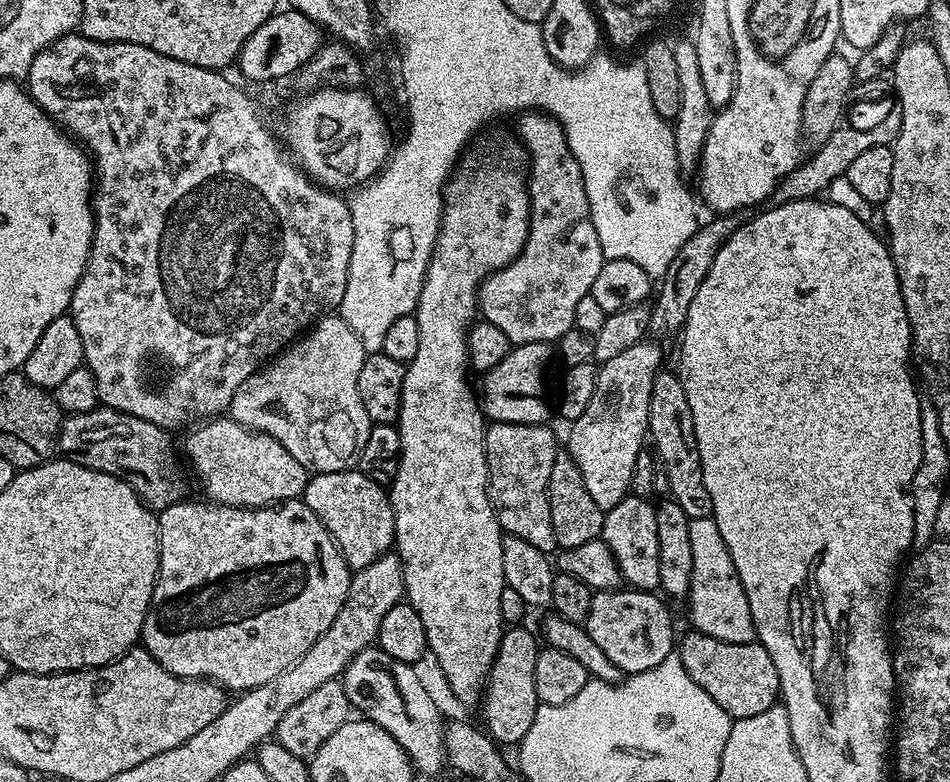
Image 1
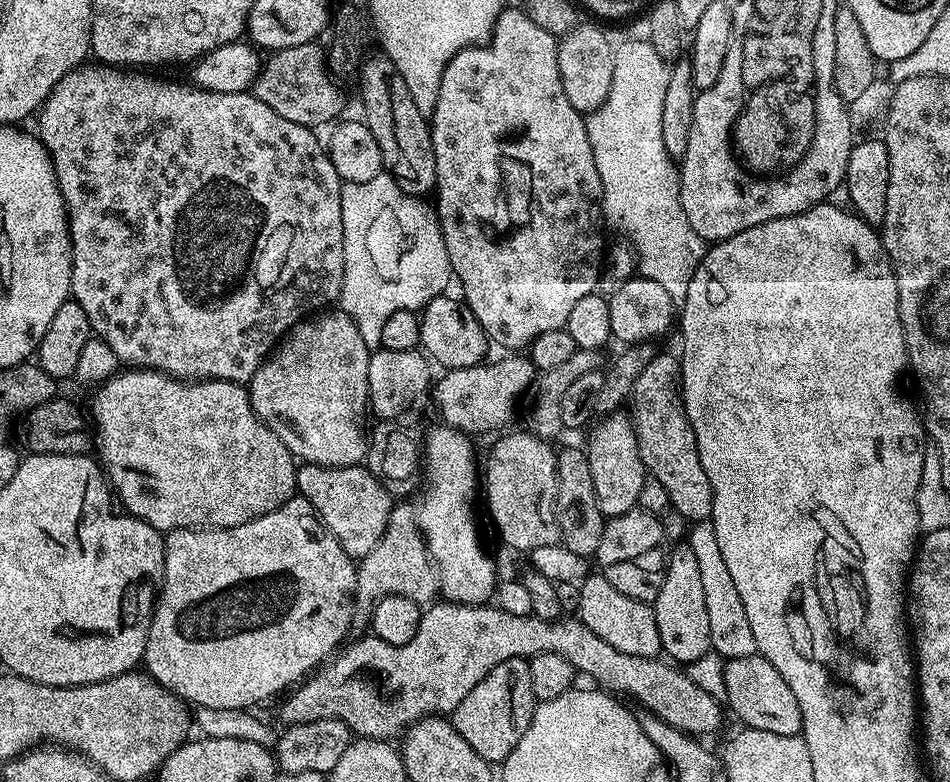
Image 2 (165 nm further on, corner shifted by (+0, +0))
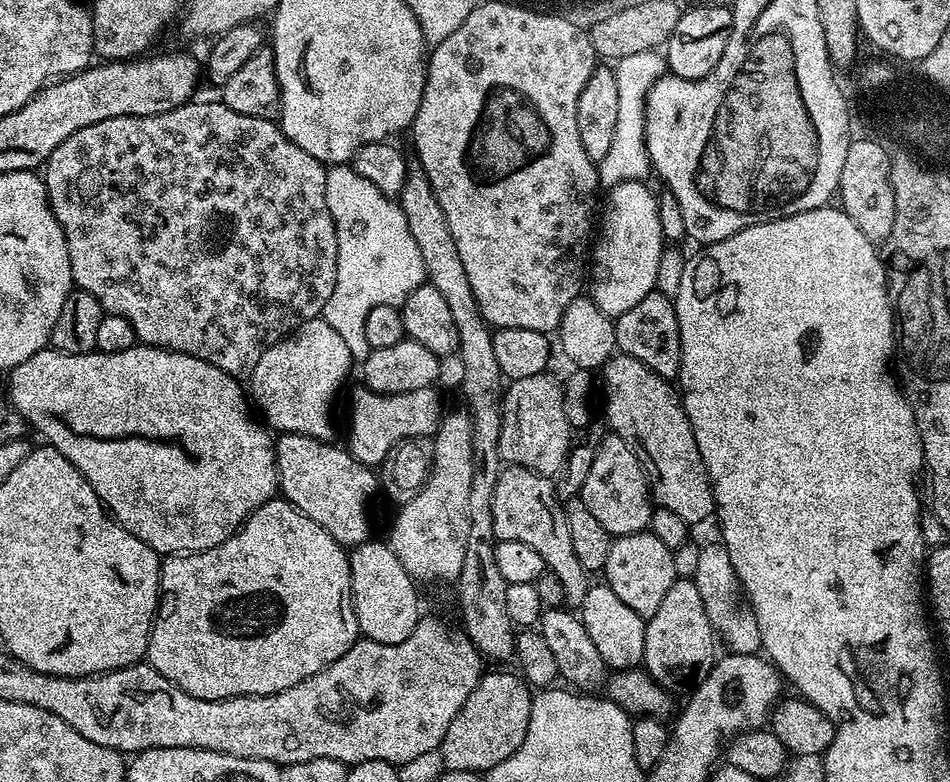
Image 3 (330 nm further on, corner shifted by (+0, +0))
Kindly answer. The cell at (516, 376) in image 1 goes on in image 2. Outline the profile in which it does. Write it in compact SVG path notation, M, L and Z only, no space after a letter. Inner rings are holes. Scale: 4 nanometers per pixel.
M508 354L505 360L496 360L493 364L488 364L489 362L481 362L479 364L475 364L474 366L466 366L465 368L449 368L447 371L443 373L444 377L437 379L435 381L434 387L431 389L430 397L432 396L432 400L436 403L436 408L440 411L440 416L445 425L450 428L459 428L461 432L465 434L473 434L472 432L492 432L495 428L503 429L505 426L503 424L508 424L512 420L512 415L516 412L516 403L520 400L520 395L523 394L524 391L531 389L533 387L534 381L537 379L538 373L536 371L535 366L533 366L532 361L528 359L527 355L524 354Z

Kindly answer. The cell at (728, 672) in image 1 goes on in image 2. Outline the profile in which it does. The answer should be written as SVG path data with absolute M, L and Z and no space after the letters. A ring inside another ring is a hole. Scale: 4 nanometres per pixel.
M757 654L754 656L747 656L746 658L738 658L737 660L730 660L730 661L727 661L727 663L725 663L723 699L726 701L726 704L727 704L727 700L728 700L729 705L727 704L727 707L730 709L730 712L731 712L730 707L732 707L733 714L736 715L737 718L741 720L739 723L741 725L743 725L743 727L745 727L745 728L753 728L754 730L770 730L770 734L786 734L787 736L799 736L799 735L801 735L801 732L802 732L802 710L798 710L798 698L794 698L794 690L790 690L790 686L786 686L786 678L782 678L782 674L778 674L778 670L774 670L774 666L772 665L772 663L770 661L768 661L768 659L766 659L765 656L761 656L761 655Z

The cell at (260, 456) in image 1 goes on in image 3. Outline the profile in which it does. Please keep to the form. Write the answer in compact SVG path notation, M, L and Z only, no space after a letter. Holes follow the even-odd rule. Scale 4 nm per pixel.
M137 343L130 350L95 351L86 354L66 354L49 346L38 350L38 354L26 358L26 362L11 368L7 376L9 396L7 399L12 407L18 410L18 414L22 414L25 425L31 431L33 428L44 439L41 441L57 448L84 475L86 482L90 482L94 494L98 494L100 503L111 513L116 523L121 524L130 534L134 534L134 538L146 542L146 546L150 546L155 552L187 554L210 550L226 542L226 538L233 536L236 529L253 512L257 512L263 504L277 495L276 445L269 429L254 415L245 389L244 392L240 389L241 381L218 370L218 366L210 366L210 362L202 362L202 358L172 352L169 348L150 348L142 343Z

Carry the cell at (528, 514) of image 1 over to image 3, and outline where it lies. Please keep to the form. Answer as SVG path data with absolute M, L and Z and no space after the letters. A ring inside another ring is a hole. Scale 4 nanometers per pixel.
M505 467L492 495L492 526L497 540L526 542L526 546L542 554L545 569L558 574L562 581L565 605L579 606L584 601L590 587L590 574L574 554L564 517L564 504L556 496L555 483L549 477L529 468Z

